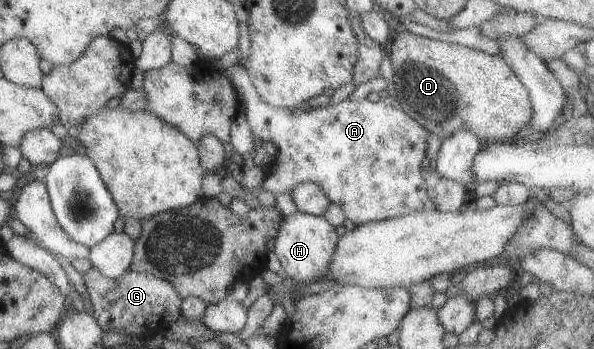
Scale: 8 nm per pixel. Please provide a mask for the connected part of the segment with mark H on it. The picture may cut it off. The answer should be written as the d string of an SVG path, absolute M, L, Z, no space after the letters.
M298 211L282 218L274 239L272 252L281 263L280 274L304 285L325 277L338 240L335 229L324 217Z

